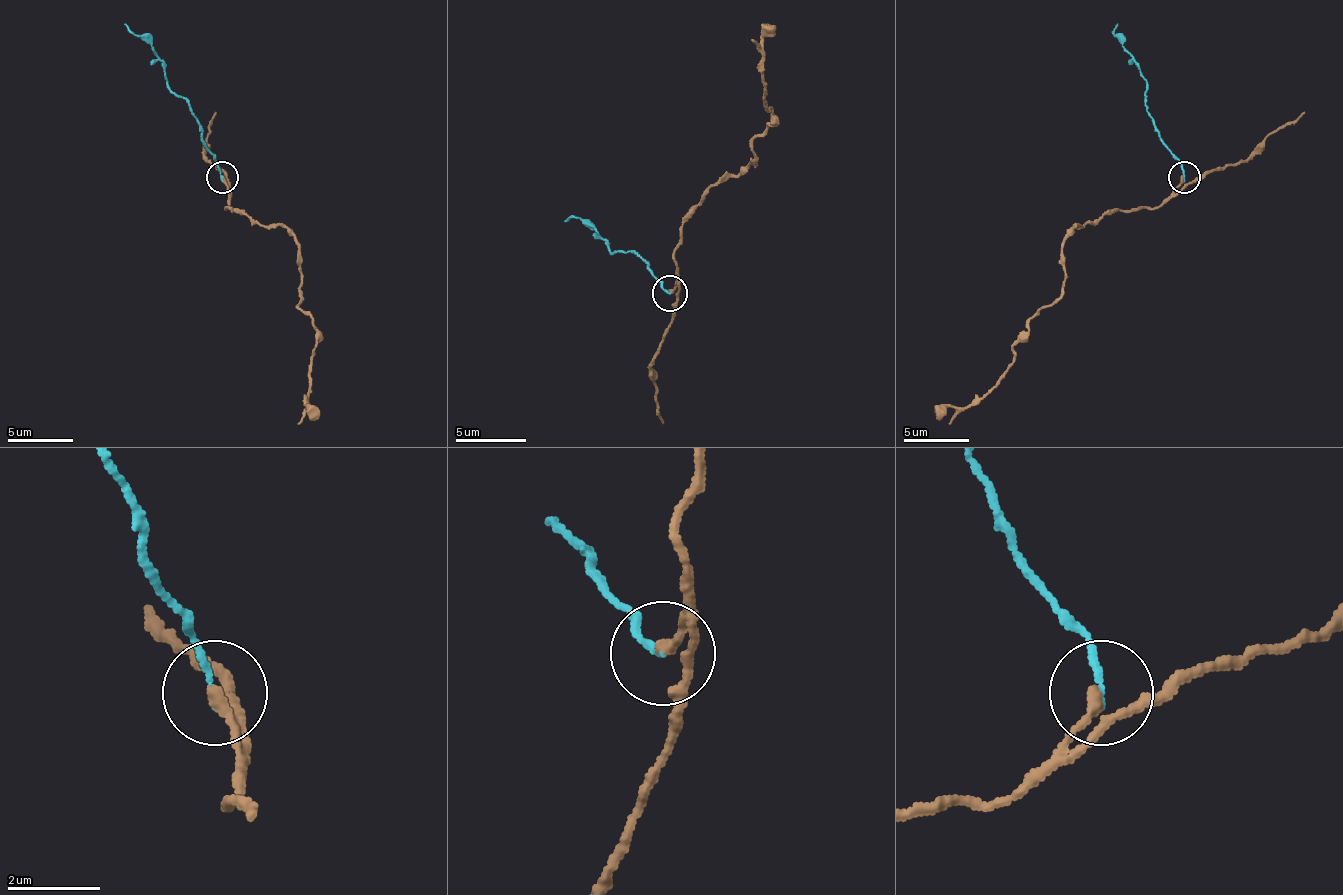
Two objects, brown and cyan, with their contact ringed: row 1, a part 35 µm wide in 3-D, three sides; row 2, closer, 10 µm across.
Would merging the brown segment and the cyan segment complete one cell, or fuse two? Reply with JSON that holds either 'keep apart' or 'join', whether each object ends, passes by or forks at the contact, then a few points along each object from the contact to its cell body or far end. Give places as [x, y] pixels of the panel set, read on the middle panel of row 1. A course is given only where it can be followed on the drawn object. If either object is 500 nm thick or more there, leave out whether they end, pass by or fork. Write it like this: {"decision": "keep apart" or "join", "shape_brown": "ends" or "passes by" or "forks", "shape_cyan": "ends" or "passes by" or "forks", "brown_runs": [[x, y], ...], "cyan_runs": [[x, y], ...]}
{"decision": "keep apart", "shape_brown": "ends", "shape_cyan": "ends", "brown_runs": [[669, 294], [683, 216], [753, 164], [753, 139], [771, 121], [764, 40], [775, 26]], "cyan_runs": [[669, 294], [637, 255], [612, 252], [577, 216], [563, 220]]}

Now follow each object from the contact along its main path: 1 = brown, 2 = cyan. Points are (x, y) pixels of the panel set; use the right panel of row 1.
1: (1185, 178), (1155, 207), (1077, 227), (1064, 243), (1064, 292), (1028, 321), (1012, 367), (979, 400), (937, 419)
2: (1185, 178), (1182, 161), (1168, 148), (1149, 112), (1146, 86), (1129, 50), (1113, 34), (1116, 24)

